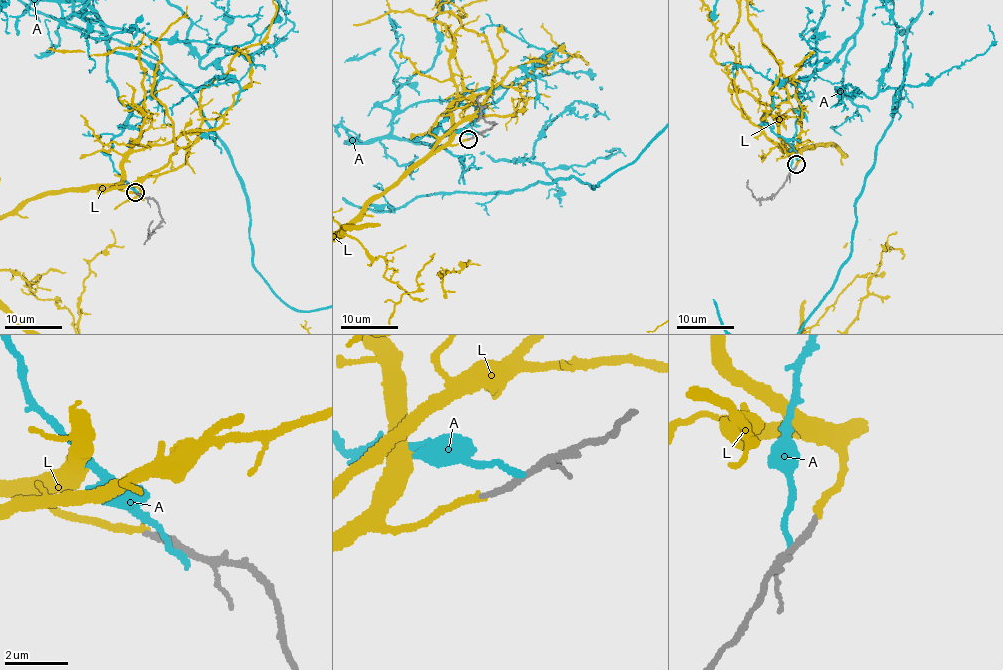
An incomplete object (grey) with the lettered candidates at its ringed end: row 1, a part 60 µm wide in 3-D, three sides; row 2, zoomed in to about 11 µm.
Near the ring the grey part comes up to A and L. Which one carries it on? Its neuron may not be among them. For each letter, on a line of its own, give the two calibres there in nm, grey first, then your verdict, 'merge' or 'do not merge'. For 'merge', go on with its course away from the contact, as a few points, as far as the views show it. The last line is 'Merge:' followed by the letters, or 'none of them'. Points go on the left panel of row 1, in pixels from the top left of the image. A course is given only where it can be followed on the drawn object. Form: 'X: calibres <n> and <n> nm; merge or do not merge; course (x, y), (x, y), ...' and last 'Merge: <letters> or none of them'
A: calibres 180 and 200 nm; do not merge
L: calibres 200 and 220 nm; merge
Merge: L

